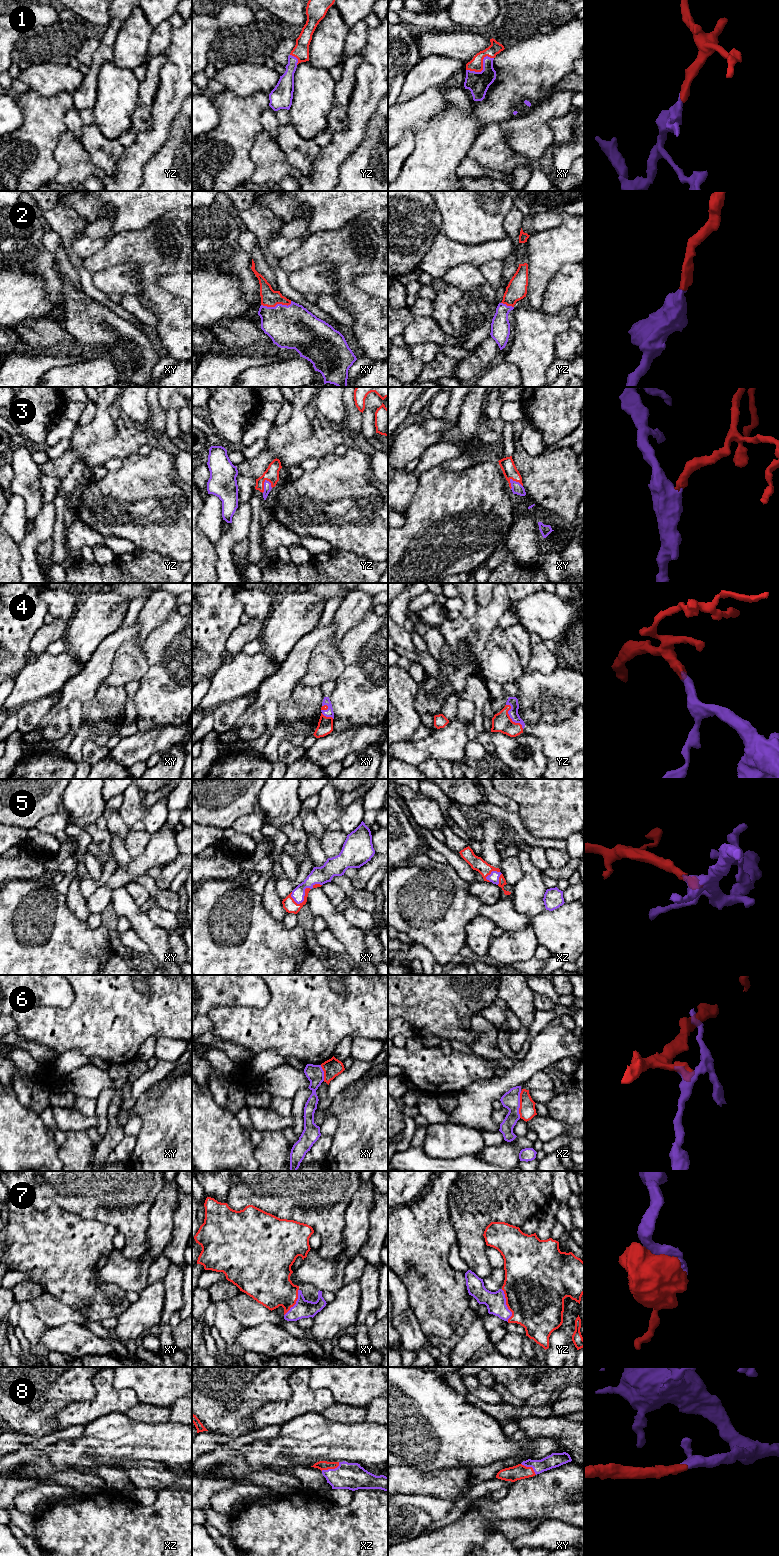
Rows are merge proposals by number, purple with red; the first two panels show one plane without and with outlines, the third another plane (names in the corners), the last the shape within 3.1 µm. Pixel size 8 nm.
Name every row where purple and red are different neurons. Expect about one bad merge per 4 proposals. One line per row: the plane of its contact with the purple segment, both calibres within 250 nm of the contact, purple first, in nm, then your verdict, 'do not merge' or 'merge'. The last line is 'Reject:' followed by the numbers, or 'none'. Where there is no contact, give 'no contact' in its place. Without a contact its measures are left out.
1: meets purple in xy; 180 nm thick on the purple side, 110 nm on the other; merge
2: meets purple in xy; 360 nm thick on the purple side, 140 nm on the other; merge
3: meets purple in yz; 60 nm thick on the purple side, 120 nm on the other; merge
4: meets purple in yz; 80 nm thick on the purple side, 160 nm on the other; merge
5: meets purple in xy; 140 nm thick on the purple side, 100 nm on the other; merge
6: meets purple in xz; 140 nm thick on the purple side, 140 nm on the other; do not merge
7: meets purple in yz; 160 nm thick on the purple side, 480 nm on the other; merge
8: meets purple in xz; 220 nm thick on the purple side, 80 nm on the other; merge
Reject: 6

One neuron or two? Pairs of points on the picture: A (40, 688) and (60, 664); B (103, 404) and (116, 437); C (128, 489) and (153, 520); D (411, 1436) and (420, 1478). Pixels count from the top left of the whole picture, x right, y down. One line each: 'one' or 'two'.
A: one
B: one
C: one
D: two

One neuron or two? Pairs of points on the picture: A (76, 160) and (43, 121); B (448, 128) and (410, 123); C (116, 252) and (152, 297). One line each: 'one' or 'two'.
A: two
B: two
C: one

